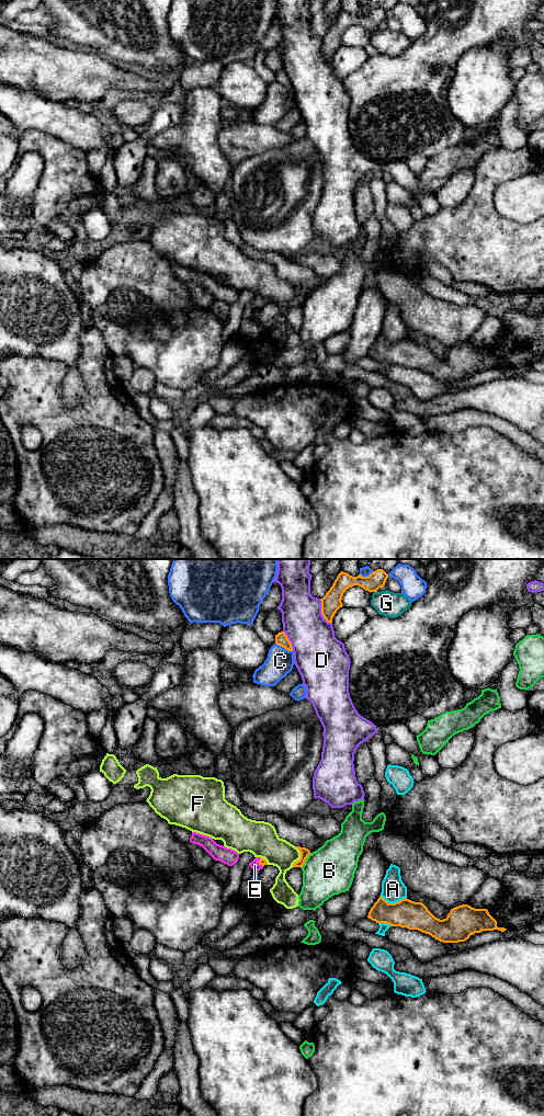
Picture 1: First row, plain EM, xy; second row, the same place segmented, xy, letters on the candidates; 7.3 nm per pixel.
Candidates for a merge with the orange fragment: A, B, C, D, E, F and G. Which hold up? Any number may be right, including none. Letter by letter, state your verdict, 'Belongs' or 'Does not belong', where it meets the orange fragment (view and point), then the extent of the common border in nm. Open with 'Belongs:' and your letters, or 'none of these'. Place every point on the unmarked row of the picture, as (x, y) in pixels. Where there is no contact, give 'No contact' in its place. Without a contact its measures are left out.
Belongs: E
A: Does not belong. Touches orange at xy (393, 342). Shared border 200 nm
B: Does not belong. Touches orange at xy (305, 298). Shared border 140 nm
C: Does not belong. Touches orange at xy (284, 86). Shared border 140 nm
D: Does not belong. Touches orange at xy (321, 50). Shared border 200 nm
E: Belongs. Touches orange at xy (258, 300). Shared border 70 nm
F: Does not belong. Touches orange at xy (301, 294). Shared border 160 nm
G: Does not belong. Touches orange at xy (375, 30). Shared border 30 nm

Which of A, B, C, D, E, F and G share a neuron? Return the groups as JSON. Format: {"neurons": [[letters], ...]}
{"neurons": [["A"], ["B"], ["C"], ["D"], ["E"], ["F"], ["G"]]}

